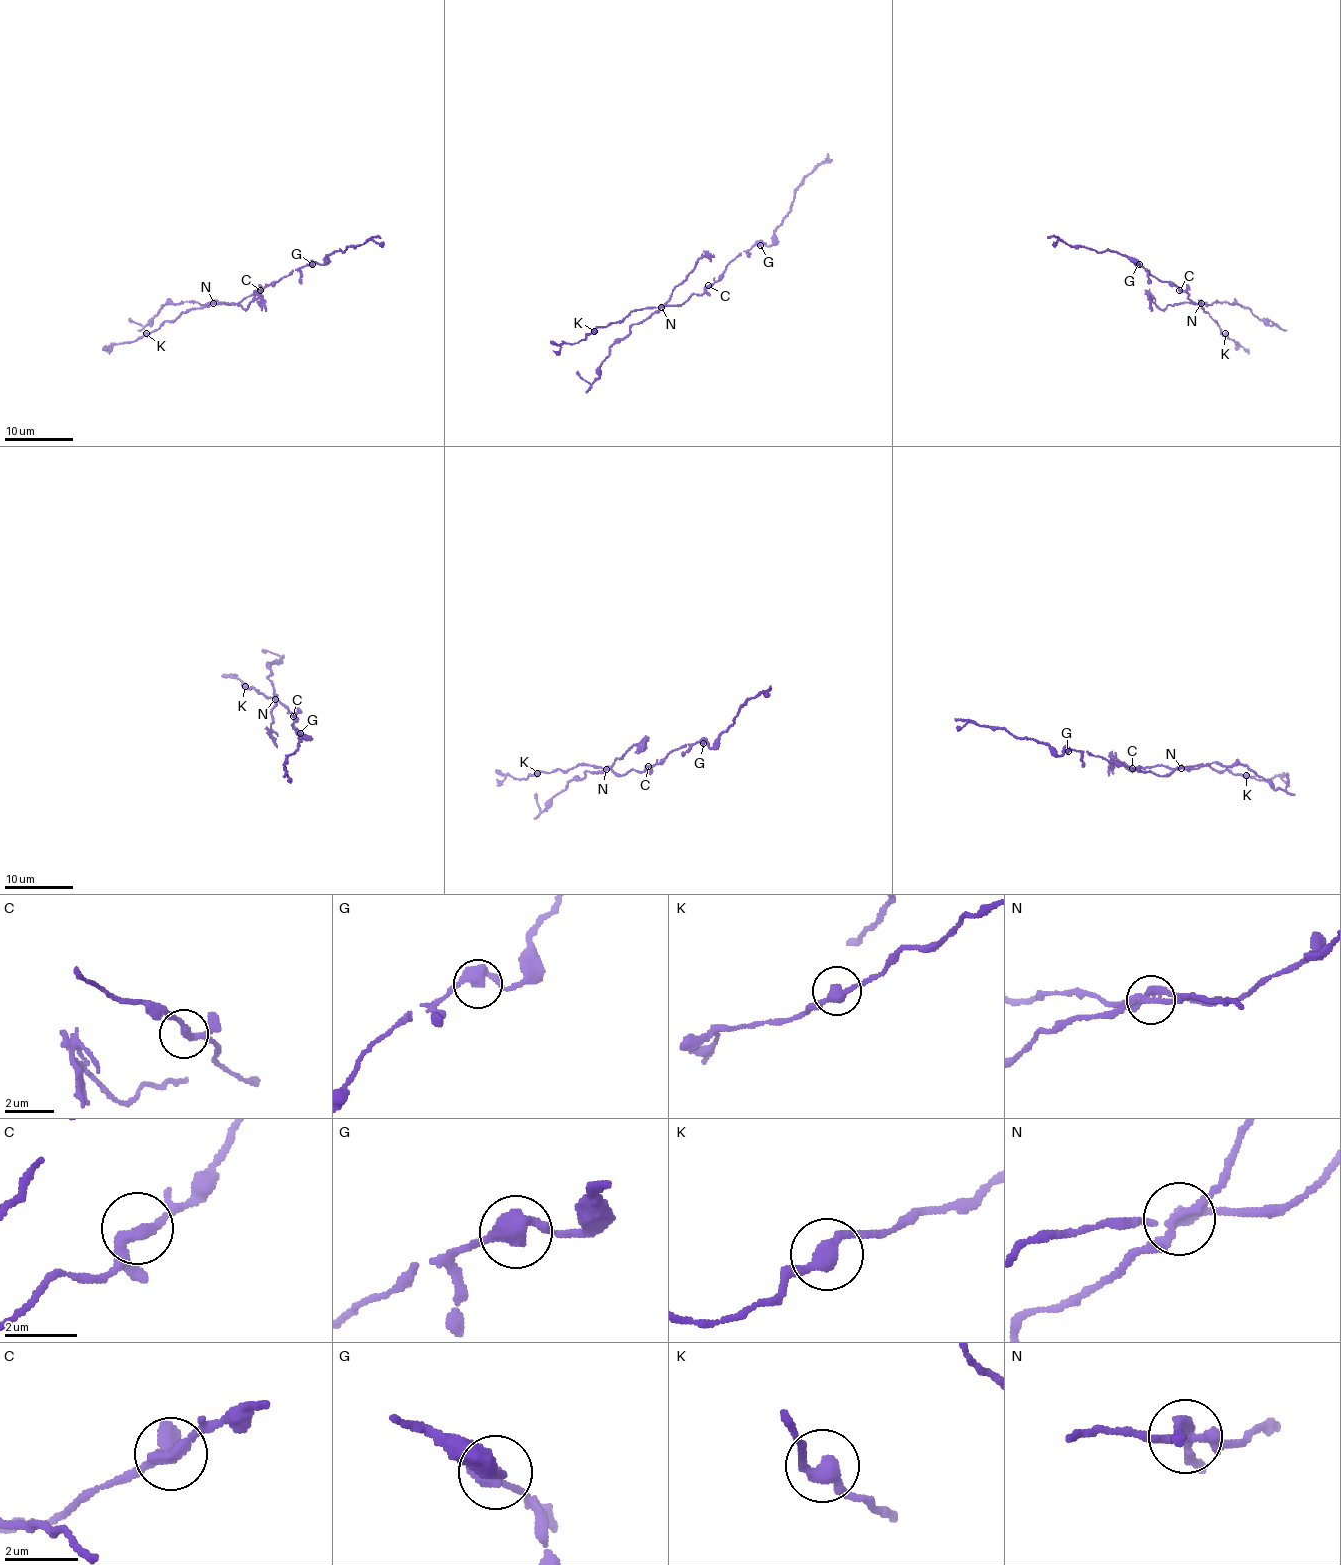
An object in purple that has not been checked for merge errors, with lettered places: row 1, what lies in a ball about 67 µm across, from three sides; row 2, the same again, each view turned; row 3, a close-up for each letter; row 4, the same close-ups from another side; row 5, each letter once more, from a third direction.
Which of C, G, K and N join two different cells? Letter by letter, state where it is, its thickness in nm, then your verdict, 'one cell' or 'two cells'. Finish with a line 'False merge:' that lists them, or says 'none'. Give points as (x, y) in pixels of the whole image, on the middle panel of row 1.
C: at (708, 285); 240 nm thick; one cell
G: at (760, 245); 460 nm thick; two cells
K: at (594, 331); 360 nm thick; one cell
N: at (661, 307); 280 nm thick; two cells
False merge: G, N

